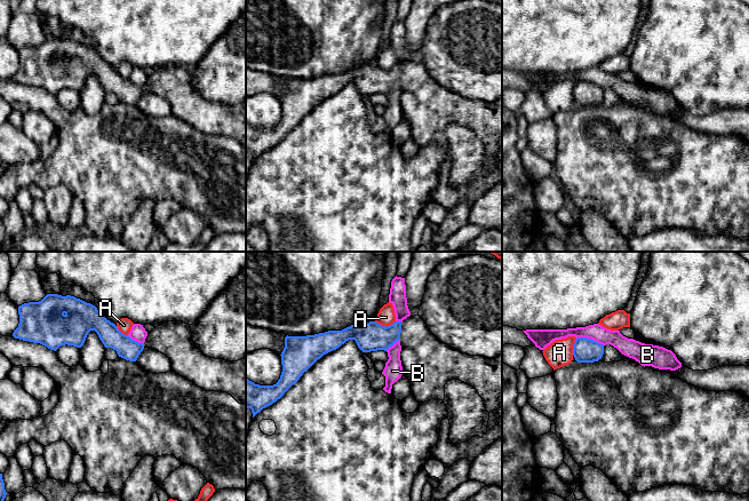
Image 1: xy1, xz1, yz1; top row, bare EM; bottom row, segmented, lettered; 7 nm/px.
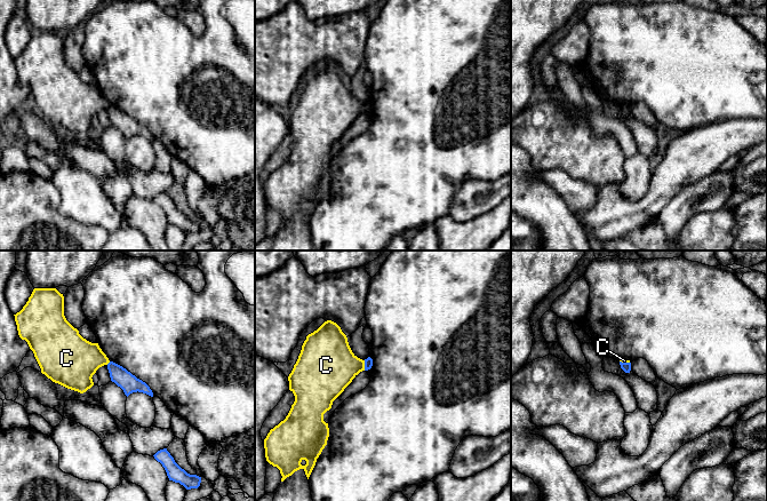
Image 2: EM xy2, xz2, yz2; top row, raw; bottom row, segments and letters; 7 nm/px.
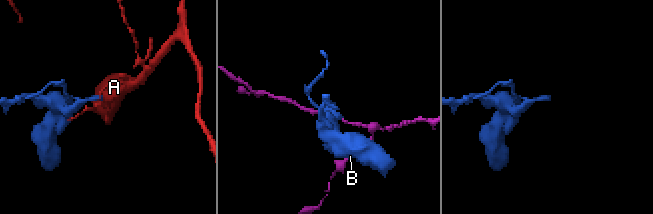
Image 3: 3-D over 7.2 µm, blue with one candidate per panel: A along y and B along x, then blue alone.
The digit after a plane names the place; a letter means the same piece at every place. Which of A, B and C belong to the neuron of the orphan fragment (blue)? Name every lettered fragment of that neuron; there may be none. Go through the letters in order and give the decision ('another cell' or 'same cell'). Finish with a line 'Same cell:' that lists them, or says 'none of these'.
A: another cell
B: another cell
C: another cell
Same cell: none of these

